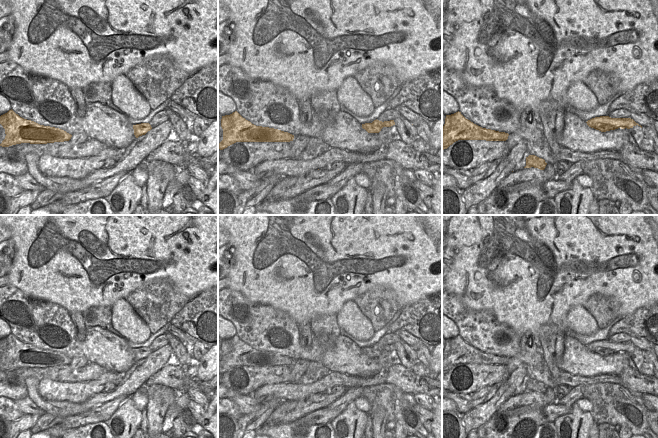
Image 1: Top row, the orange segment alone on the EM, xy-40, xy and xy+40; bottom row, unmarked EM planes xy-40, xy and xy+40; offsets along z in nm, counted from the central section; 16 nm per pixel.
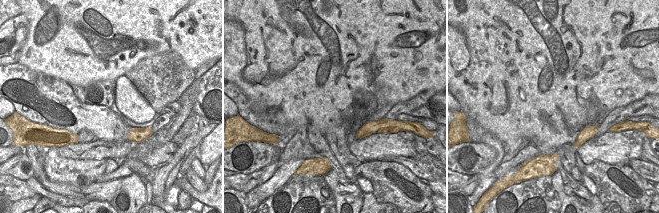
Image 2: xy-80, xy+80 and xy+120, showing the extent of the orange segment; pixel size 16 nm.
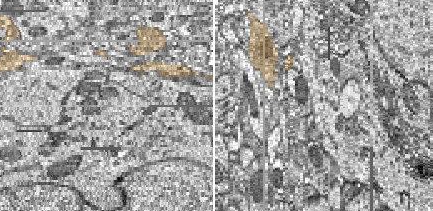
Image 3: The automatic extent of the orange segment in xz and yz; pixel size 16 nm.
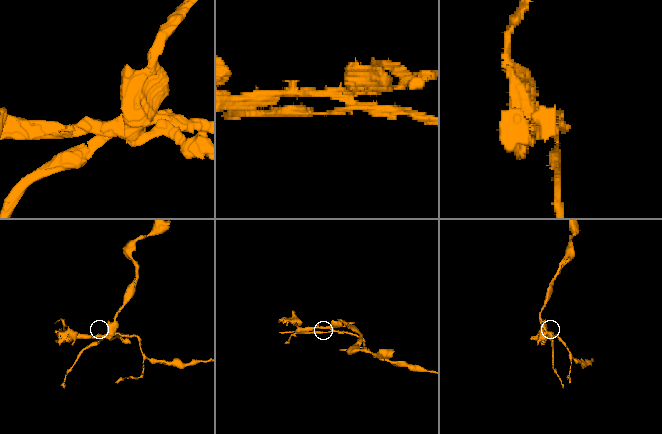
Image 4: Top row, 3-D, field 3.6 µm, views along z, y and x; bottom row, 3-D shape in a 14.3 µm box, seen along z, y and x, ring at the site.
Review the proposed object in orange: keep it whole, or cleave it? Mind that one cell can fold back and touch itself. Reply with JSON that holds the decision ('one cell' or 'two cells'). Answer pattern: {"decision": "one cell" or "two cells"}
{"decision": "two cells"}

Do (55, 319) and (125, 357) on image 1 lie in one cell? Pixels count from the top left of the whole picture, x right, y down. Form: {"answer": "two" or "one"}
{"answer": "one"}

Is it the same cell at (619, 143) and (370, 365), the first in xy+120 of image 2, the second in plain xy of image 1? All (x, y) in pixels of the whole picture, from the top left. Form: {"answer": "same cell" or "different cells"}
{"answer": "same cell"}

